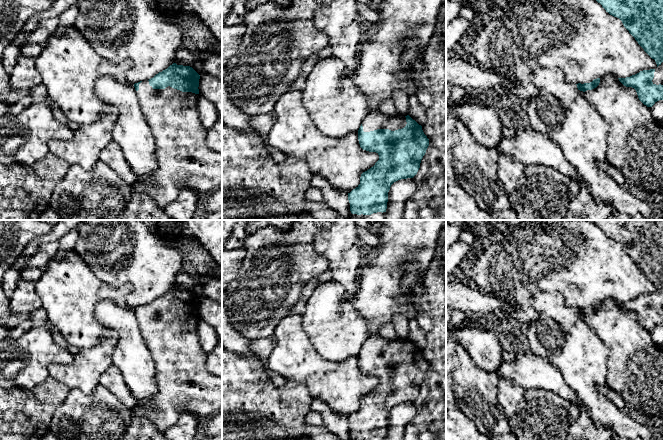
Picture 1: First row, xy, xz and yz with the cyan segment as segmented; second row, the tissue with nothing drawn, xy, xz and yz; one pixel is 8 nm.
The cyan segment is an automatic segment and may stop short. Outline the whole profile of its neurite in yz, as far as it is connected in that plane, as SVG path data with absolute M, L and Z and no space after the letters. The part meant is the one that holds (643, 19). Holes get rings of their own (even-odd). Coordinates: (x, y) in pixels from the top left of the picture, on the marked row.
M596 0L610 15L619 18L644 51L655 60L656 69L618 78L636 90L647 107L663 100L663 0Z

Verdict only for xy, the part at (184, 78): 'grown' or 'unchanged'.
grown

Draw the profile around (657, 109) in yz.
M663 100L655 102L651 107L652 115L658 122L663 122Z

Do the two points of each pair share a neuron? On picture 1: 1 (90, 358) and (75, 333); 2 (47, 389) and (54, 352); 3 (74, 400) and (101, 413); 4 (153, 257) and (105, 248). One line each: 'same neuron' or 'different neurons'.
1: different neurons
2: different neurons
3: same neuron
4: same neuron

